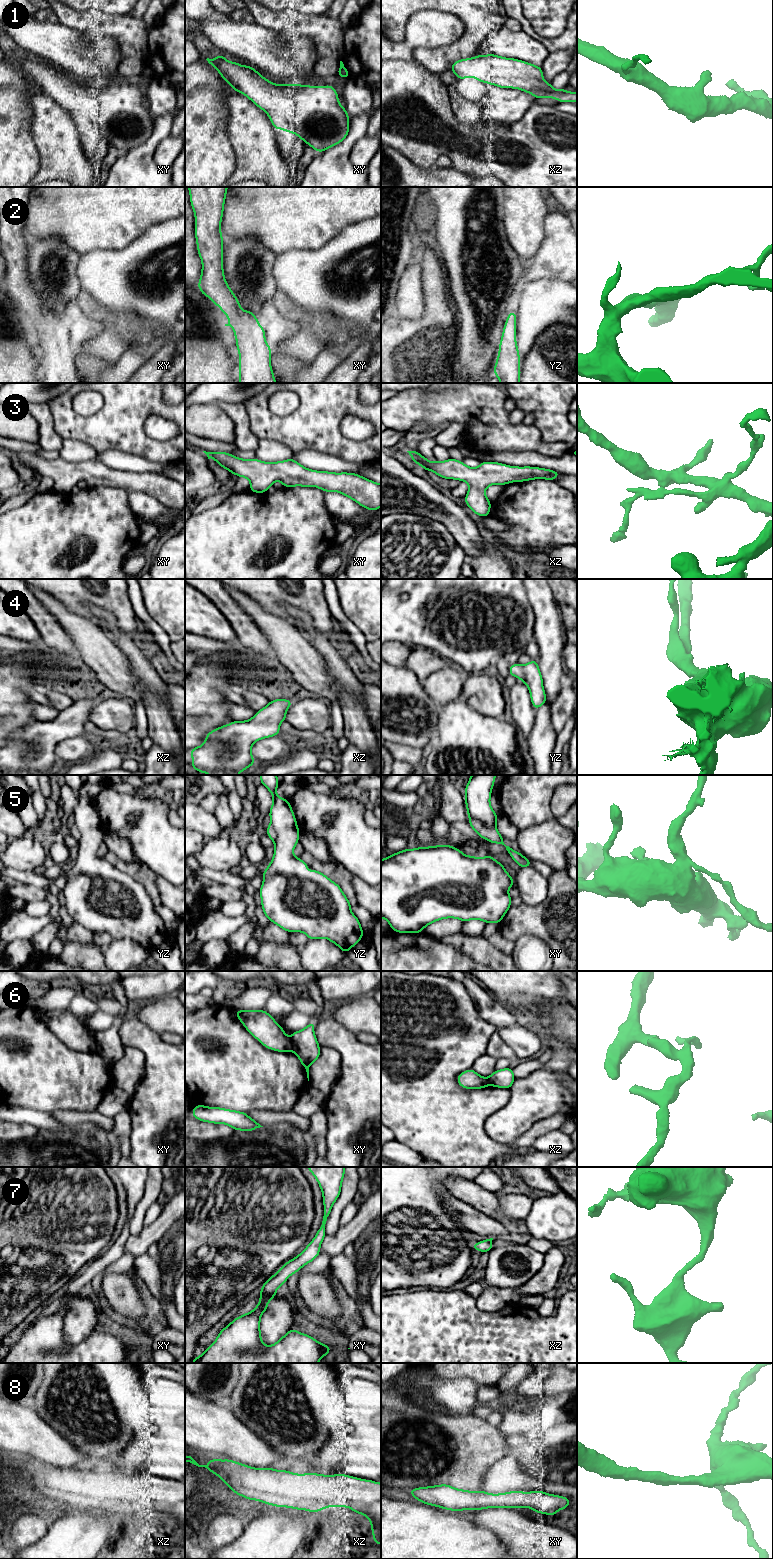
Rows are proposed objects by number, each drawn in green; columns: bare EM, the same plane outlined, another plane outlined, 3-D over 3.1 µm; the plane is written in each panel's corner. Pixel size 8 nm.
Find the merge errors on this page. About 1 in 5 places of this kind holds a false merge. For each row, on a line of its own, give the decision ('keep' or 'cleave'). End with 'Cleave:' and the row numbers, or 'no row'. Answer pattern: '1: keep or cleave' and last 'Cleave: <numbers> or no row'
1: keep
2: keep
3: keep
4: keep
5: cleave
6: cleave
7: keep
8: keep
Cleave: 5, 6

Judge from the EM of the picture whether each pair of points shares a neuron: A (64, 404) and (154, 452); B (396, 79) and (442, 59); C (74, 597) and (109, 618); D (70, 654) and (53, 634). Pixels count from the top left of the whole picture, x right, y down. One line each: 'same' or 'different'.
A: same
B: different
C: different
D: same

